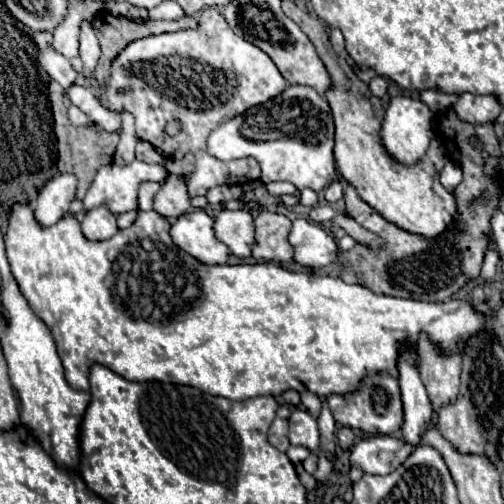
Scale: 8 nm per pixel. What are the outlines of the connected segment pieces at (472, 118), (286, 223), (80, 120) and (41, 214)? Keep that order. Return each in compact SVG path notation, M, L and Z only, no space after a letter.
M462 94L452 104L456 116L470 124L486 124L494 122L502 112L502 106L494 96L476 96L476 94Z
M260 210L254 218L254 232L256 232L256 246L252 256L266 262L290 262L294 256L292 246L288 244L292 222L288 216Z
M70 106L70 108L68 108L68 118L70 118L70 122L72 122L74 126L84 126L84 124L90 124L88 116L86 116L82 110L78 110L76 106Z
M58 174L48 186L38 192L38 200L34 202L34 218L40 226L48 228L56 224L66 212L70 202L76 196L76 176L74 174Z

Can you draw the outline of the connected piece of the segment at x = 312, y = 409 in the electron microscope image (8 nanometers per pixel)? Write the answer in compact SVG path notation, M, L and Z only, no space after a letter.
M302 392L300 396L302 396L302 404L308 408L308 412L310 412L314 418L318 418L318 416L320 416L320 410L322 410L322 400L316 398L312 392Z

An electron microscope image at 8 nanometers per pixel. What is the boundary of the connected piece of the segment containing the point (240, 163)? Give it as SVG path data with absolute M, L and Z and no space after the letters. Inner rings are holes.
M206 8L198 16L198 28L194 30L180 30L172 34L160 34L160 36L148 36L142 40L134 40L126 46L126 50L114 60L108 90L100 94L100 102L110 110L128 110L136 118L136 136L140 140L150 142L158 150L162 150L168 158L184 158L186 152L196 154L194 158L194 172L190 172L190 184L188 184L188 196L206 196L206 192L214 186L222 184L250 184L260 178L260 164L254 158L242 158L232 162L222 162L212 158L206 152L206 138L208 134L220 126L220 122L230 120L248 108L262 104L270 98L276 98L288 88L288 82L278 72L276 64L268 54L264 54L258 46L246 42L244 38L236 36L224 16L216 8ZM170 120L180 122L180 132L176 136L166 134L166 124Z

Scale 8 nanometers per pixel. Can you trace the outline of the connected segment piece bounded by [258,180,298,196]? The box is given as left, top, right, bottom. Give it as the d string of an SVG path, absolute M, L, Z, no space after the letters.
M258 180L258 184L264 186L274 196L280 196L280 194L296 194L298 192L296 186L290 184L290 182L268 182L268 184L264 184L262 180Z

